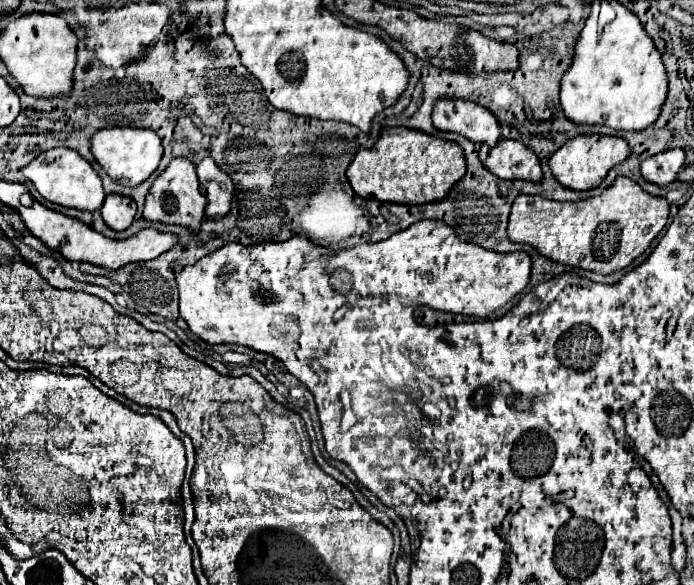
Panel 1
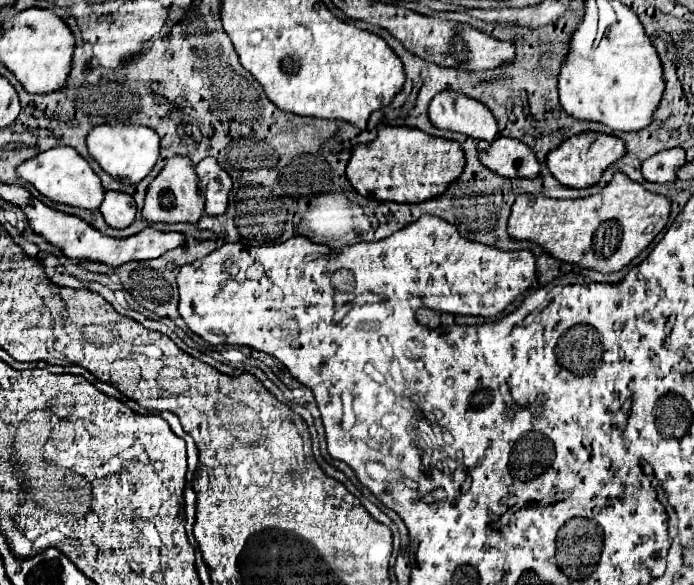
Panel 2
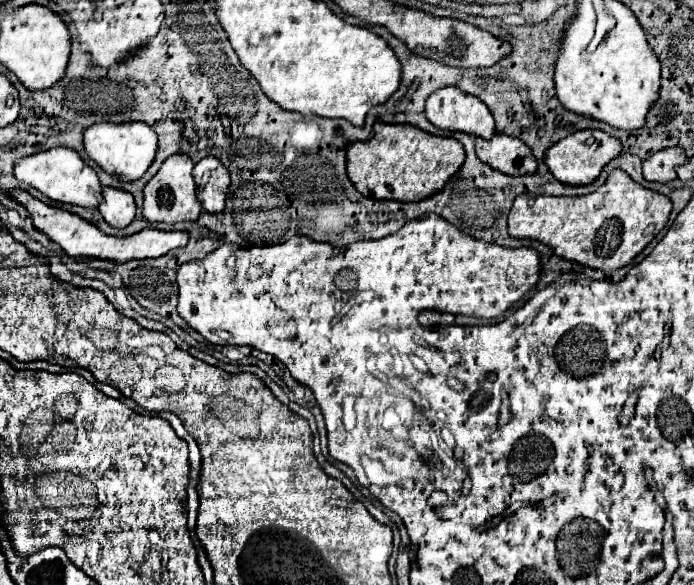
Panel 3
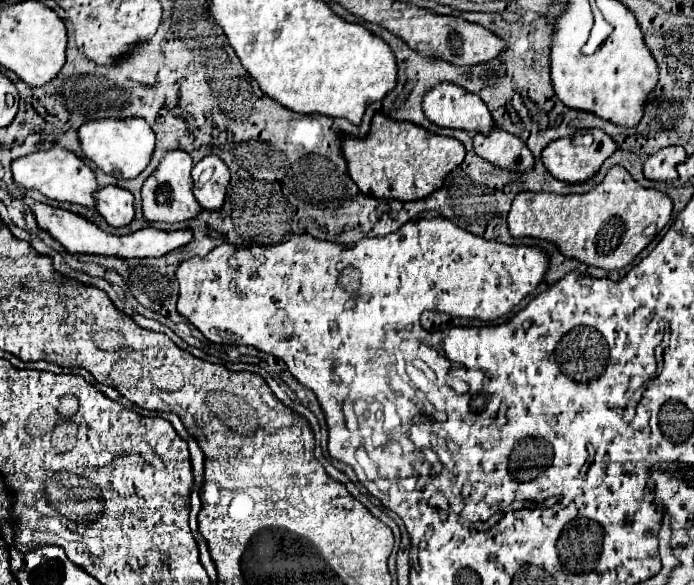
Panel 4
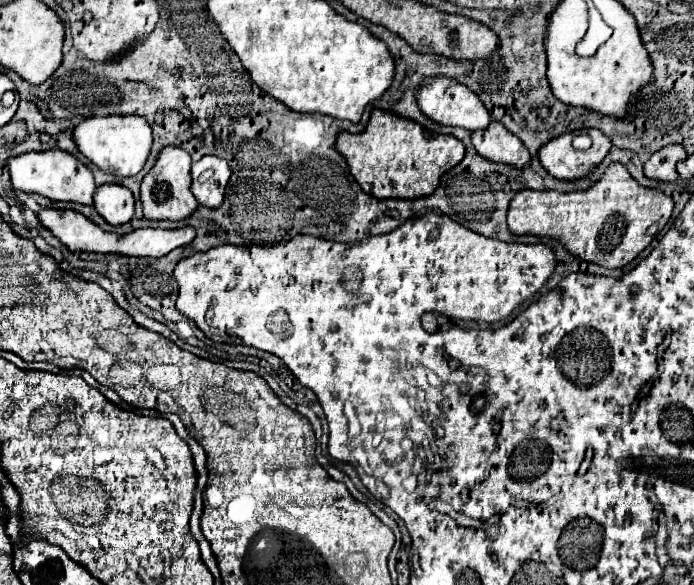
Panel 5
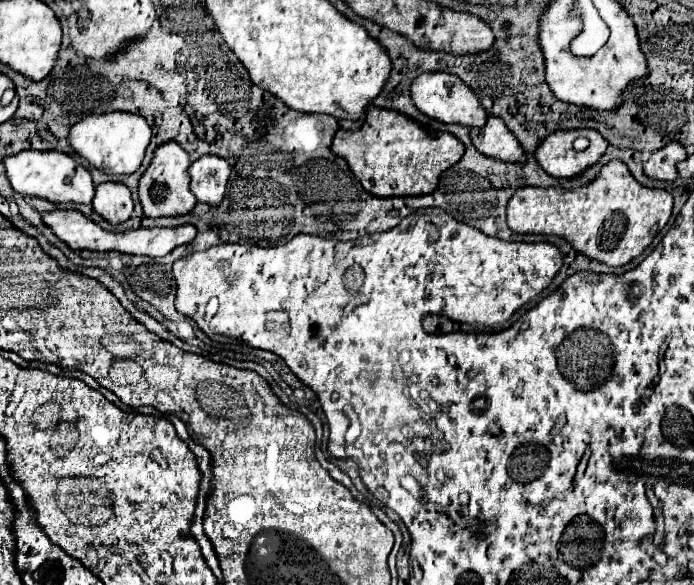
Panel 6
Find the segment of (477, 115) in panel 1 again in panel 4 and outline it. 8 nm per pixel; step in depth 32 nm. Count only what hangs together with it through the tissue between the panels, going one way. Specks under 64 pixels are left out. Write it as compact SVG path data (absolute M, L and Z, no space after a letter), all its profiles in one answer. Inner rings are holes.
M438 84L432 92L426 92L424 114L440 128L458 128L484 136L488 136L494 126L486 104L478 96L464 92L464 88L456 88L456 84Z

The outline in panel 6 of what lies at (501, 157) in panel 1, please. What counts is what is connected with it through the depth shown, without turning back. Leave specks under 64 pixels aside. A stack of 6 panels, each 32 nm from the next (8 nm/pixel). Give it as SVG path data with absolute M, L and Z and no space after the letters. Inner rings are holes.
M490 116L484 128L474 128L470 130L470 134L474 136L472 144L480 154L502 162L514 162L514 164L526 162L526 152L522 150L516 136L512 136L512 132L504 128L502 120Z

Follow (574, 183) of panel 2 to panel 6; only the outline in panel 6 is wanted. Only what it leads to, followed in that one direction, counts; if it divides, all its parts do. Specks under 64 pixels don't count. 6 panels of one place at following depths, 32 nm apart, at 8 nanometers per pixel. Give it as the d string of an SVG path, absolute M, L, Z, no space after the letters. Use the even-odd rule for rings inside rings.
M576 130L576 132L556 132L540 144L536 150L536 160L554 178L574 178L586 168L596 164L608 148L608 142L596 130ZM578 136L586 136L590 146L586 150L574 150L572 142Z

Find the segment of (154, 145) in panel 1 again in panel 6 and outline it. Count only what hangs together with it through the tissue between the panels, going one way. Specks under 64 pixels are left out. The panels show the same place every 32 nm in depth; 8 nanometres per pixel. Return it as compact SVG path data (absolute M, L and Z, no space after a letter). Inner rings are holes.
M110 112L104 116L88 116L72 126L70 144L72 148L84 156L92 166L106 174L134 174L146 154L150 144L152 130L148 122L138 114L128 112Z

